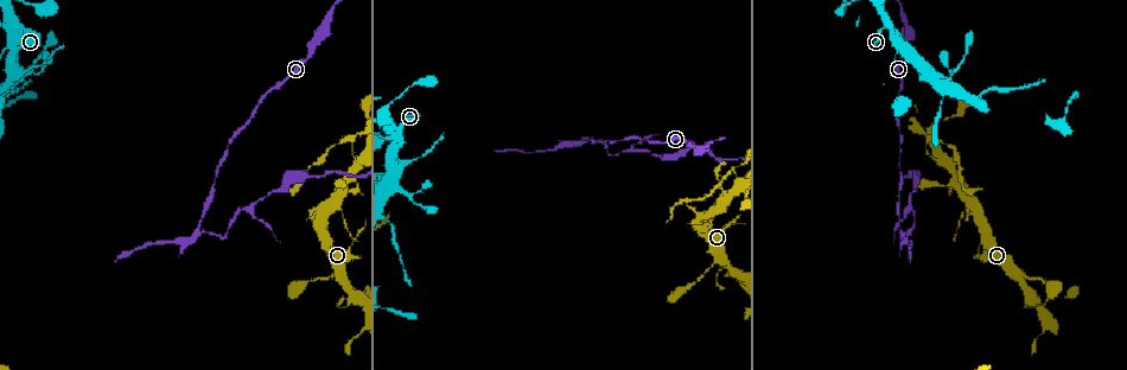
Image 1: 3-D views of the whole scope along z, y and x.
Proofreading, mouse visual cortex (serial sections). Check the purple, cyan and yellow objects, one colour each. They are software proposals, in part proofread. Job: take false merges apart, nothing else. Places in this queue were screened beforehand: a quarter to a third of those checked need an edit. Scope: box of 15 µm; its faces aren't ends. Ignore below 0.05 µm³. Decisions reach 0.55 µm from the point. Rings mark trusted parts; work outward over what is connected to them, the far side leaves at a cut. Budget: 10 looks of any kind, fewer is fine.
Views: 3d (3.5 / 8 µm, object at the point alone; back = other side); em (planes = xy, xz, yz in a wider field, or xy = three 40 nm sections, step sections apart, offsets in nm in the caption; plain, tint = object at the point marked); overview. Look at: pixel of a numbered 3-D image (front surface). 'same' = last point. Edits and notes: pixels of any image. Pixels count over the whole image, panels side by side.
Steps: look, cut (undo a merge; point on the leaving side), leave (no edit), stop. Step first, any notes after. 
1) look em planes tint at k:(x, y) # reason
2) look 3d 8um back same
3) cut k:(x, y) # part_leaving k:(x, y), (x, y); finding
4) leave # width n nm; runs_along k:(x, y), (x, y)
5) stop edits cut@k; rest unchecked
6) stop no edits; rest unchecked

look 3d 3.5um at 1:(726, 198) # small branch off a trunk

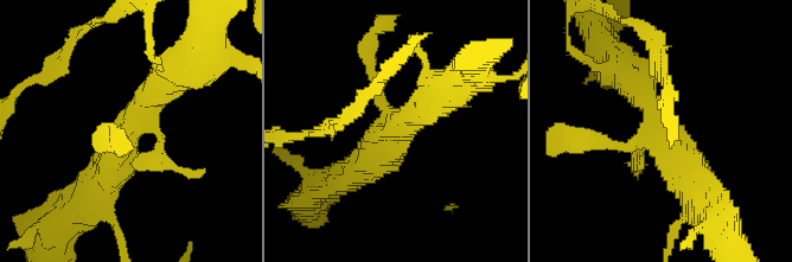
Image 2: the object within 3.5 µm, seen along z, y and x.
look em planes tint at 2:(661, 137)

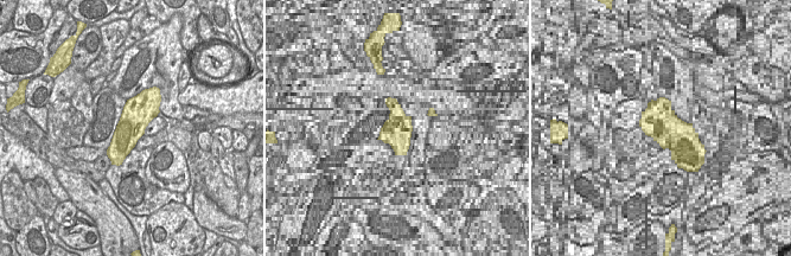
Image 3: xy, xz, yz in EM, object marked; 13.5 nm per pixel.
leave # arm_widths 150, 150, 400, 500 nm; runs_along 2:(90, 193), (170, 77); all the same cell

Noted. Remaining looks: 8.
look 3d 3.5um at 1:(198, 233) # three arms meet

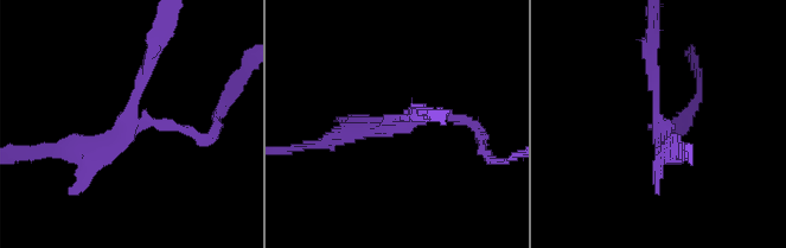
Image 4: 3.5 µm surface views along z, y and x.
look em xy step 3 tint at 4:(129, 118) # arms 3; arm_widths 150, 150, 250 nm

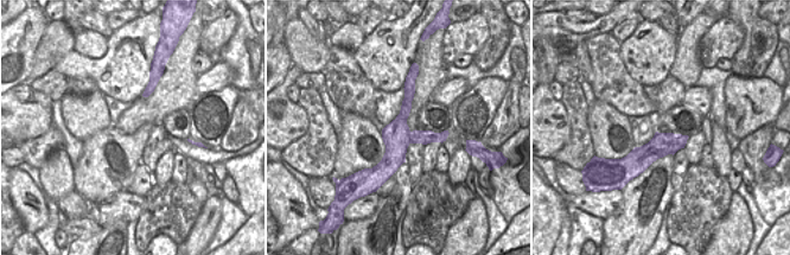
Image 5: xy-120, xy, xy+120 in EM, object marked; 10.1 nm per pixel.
cut 4:(370, 128) # part_leaving 4:(132, 105), (135, 124), (197, 138), (215, 131); a second cell is stuck on

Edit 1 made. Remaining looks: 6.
look 3d 3.5um at 1:(394, 137) # two arms in line, one across

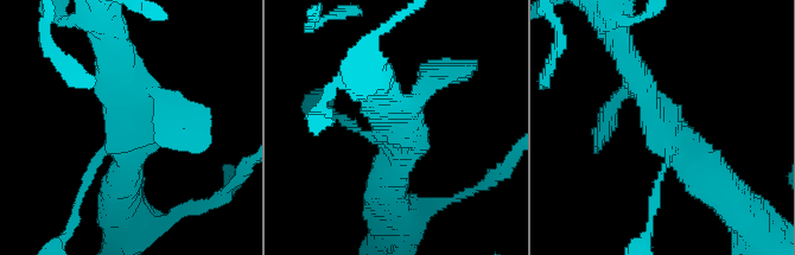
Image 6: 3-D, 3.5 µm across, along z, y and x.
look em xy step 1 tint at 6:(130, 135) # arms 3; arm_widths 100, 250, 400 nm; shape alone is not enough

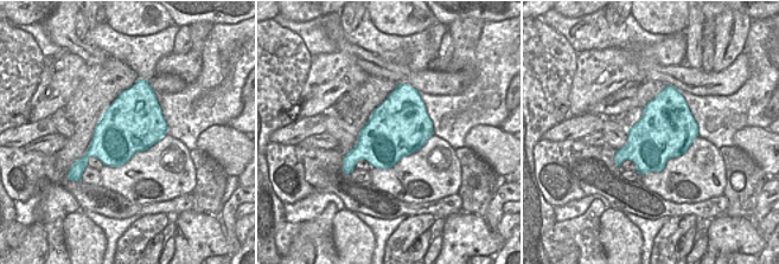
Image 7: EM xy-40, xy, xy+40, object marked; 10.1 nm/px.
leave # width 600 nm; runs_along 6:(619, 97), (641, 90), (719, 189); continuous, no second cell

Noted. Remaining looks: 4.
look 3d 8um at 1:(395, 180) # arms run side by side

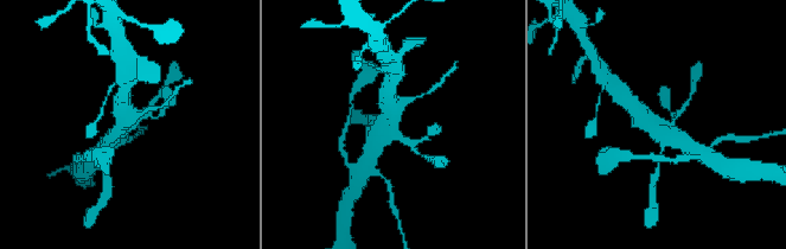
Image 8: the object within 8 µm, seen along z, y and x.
look 3d 3.5um at 8:(391, 122) # zoom in

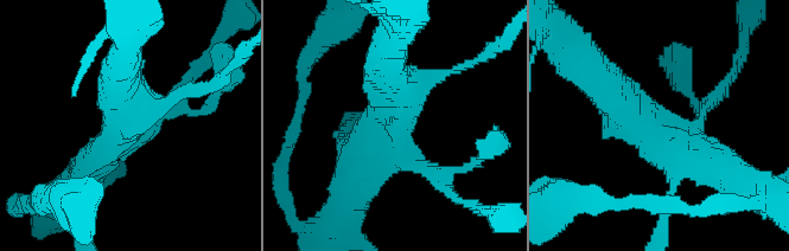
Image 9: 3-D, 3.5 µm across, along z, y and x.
look em xy step 2 tint at 9:(397, 128) # now the EM

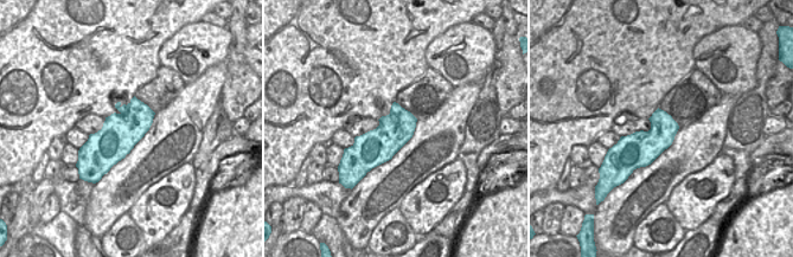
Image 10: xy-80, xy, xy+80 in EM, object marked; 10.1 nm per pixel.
leave # runs_along 9:(587, 68), (655, 141), (704, 162); all the same cell

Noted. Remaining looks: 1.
stop edits cut@4; rest unchecked

